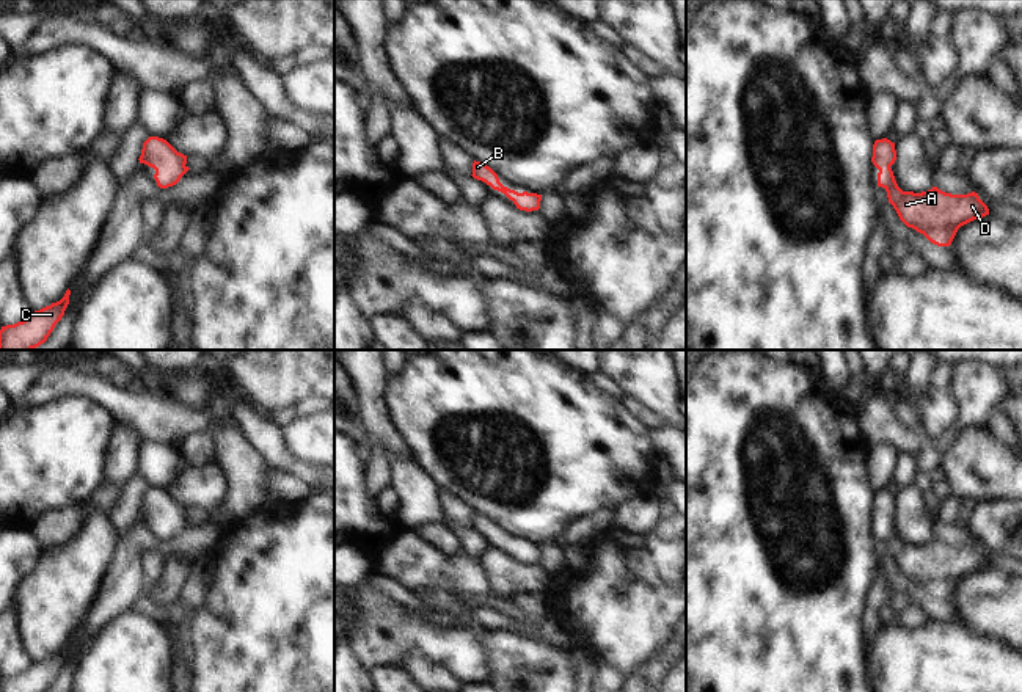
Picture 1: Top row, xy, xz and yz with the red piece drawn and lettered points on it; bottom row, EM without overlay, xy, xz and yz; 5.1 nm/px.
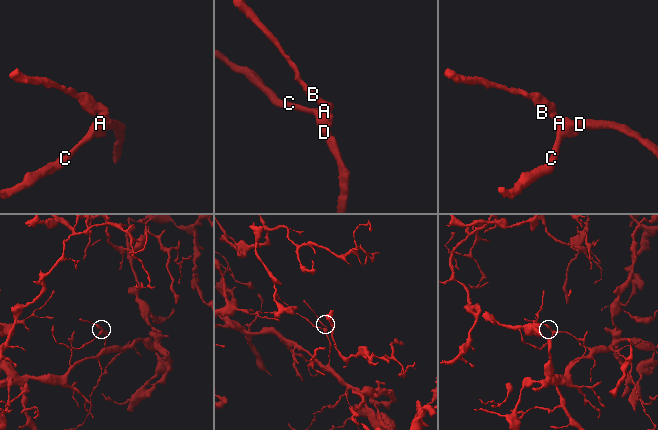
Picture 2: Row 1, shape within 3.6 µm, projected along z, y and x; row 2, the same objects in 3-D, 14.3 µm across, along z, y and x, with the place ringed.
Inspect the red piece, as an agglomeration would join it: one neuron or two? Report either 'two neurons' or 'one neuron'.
one neuron

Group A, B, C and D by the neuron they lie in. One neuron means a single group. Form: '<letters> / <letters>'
A B C D

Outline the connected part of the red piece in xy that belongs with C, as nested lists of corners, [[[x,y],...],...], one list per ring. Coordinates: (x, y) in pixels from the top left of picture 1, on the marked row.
[[[68,289],[60,301],[31,312],[22,322],[2,326],[0,350],[33,350],[44,344],[55,325],[64,315],[69,304],[69,295],[71,290]]]

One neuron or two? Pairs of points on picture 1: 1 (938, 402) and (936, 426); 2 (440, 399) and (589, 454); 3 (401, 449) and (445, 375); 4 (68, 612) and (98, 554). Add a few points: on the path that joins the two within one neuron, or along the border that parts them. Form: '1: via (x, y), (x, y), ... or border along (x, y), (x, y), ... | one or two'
1: via (938, 408), (938, 419) | one
2: via (478, 405), (515, 408), (551, 437) | one
3: border along (385, 411), (413, 460) | two
4: via (68, 598), (68, 584), (83, 568) | one

